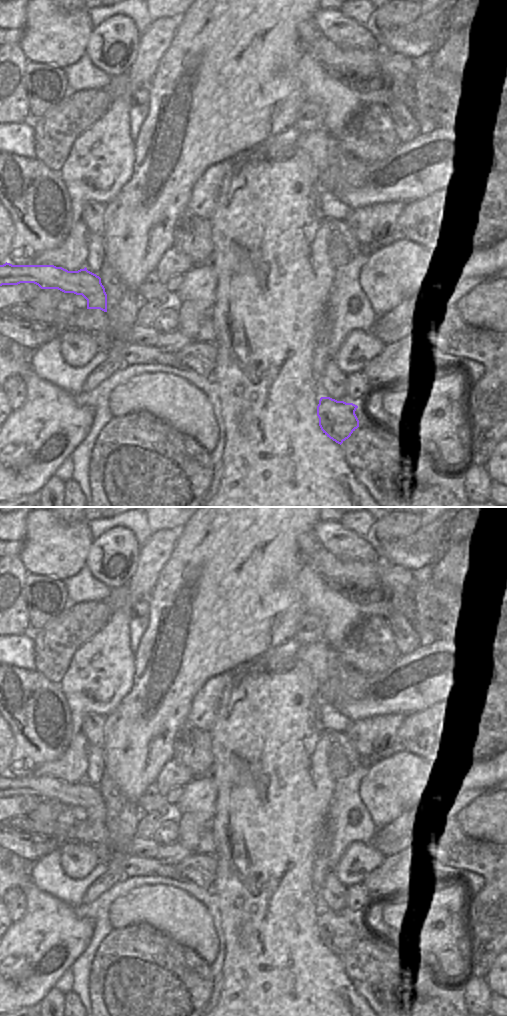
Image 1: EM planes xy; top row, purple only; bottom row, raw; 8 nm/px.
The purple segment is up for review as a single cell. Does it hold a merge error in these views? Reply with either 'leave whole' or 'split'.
leave whole

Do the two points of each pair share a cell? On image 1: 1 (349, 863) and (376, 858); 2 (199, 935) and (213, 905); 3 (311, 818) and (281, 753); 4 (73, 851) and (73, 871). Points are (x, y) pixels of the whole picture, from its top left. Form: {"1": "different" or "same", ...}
{"1": "same", "2": "different", "3": "same", "4": "same"}

